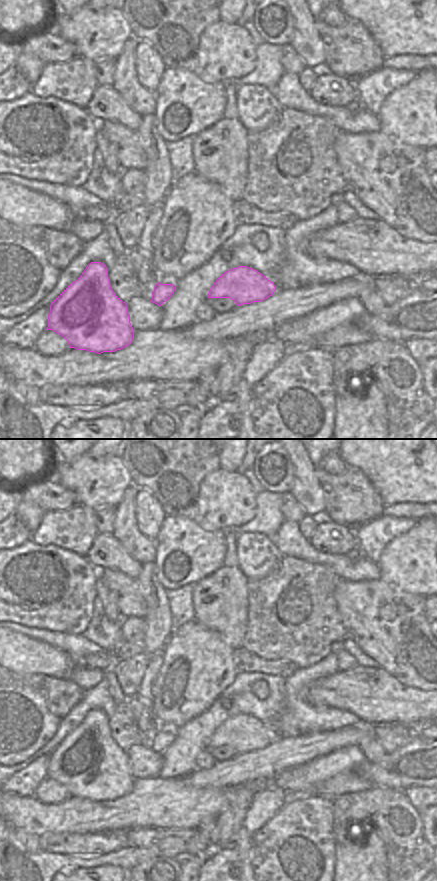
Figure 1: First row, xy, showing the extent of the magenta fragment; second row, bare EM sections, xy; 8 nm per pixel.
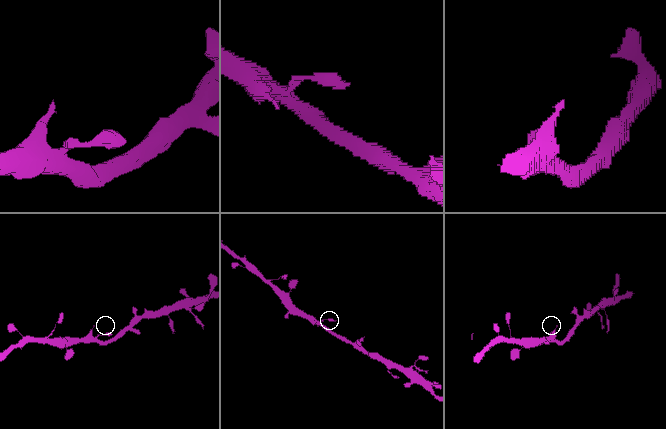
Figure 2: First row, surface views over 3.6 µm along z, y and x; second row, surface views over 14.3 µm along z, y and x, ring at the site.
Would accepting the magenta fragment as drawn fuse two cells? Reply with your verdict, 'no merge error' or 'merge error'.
no merge error

